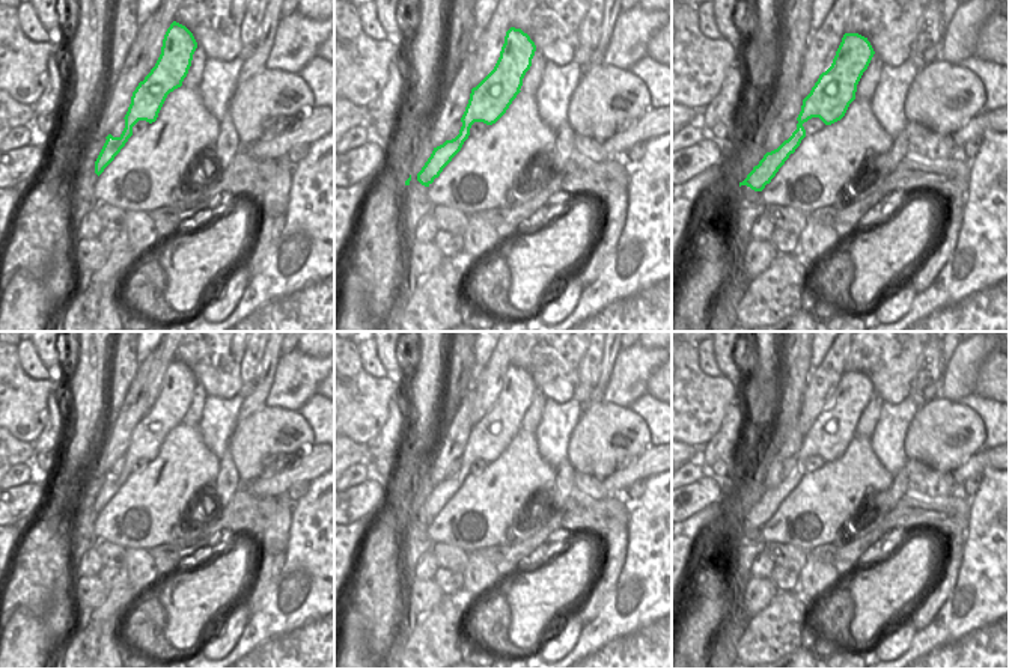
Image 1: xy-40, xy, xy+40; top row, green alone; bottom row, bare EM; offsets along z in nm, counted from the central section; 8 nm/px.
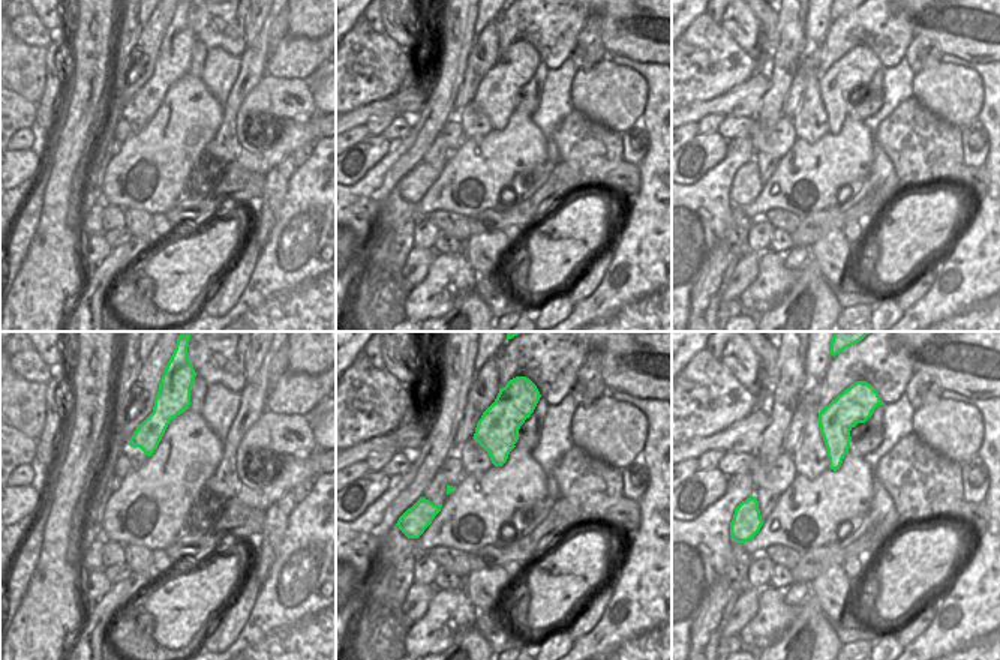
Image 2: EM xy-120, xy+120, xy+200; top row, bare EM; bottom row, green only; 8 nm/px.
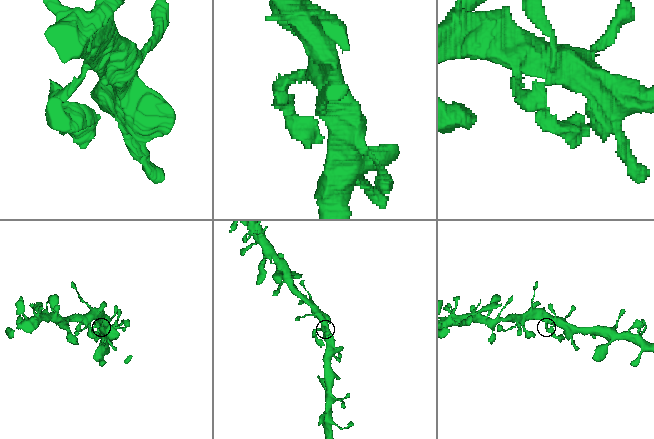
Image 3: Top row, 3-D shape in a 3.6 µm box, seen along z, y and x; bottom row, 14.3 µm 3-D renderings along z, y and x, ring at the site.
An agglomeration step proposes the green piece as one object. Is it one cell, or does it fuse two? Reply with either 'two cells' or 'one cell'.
two cells

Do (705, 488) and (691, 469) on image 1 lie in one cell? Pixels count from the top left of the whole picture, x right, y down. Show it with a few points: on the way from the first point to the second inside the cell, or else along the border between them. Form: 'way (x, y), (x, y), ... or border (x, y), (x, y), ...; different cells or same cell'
border (702, 475), (687, 485); different cells

